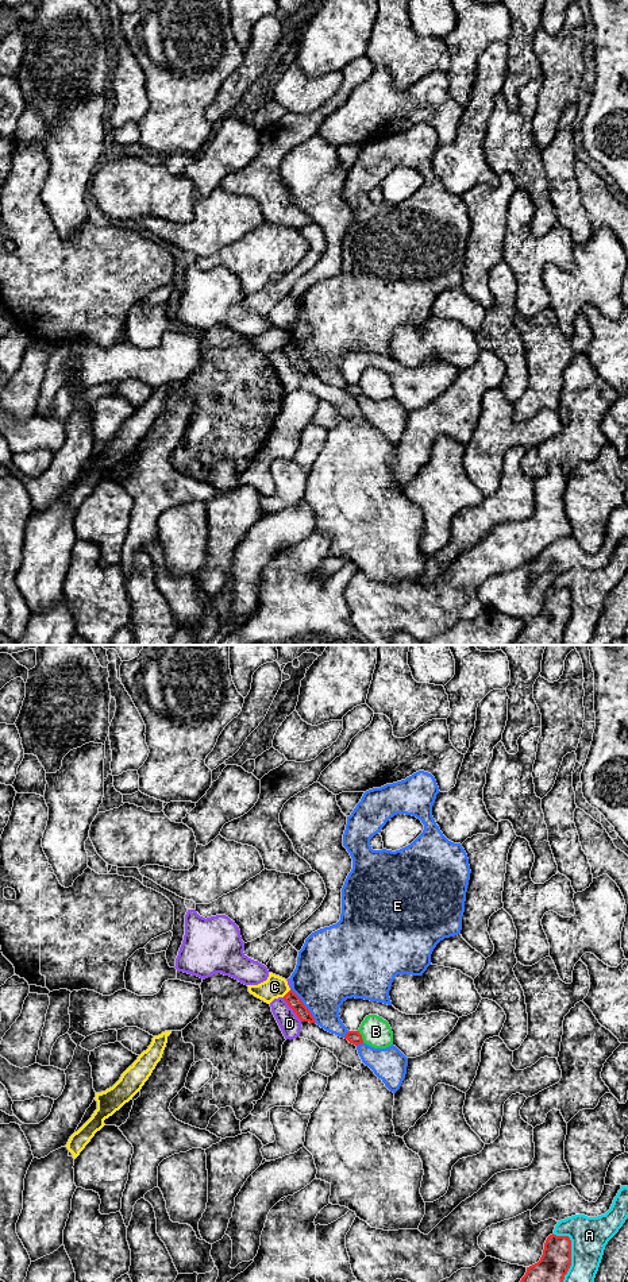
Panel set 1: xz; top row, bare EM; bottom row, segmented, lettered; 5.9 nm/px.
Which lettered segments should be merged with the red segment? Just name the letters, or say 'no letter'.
no letter

